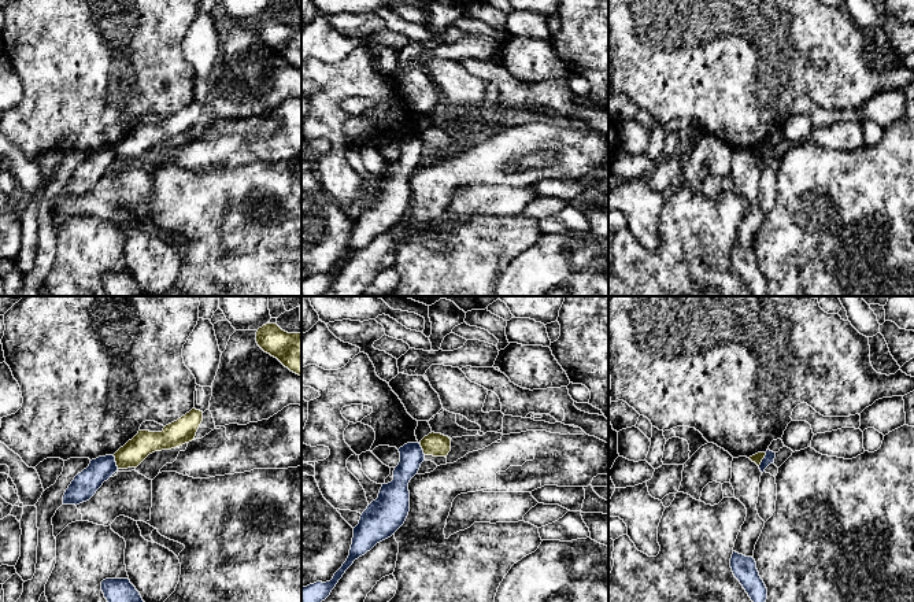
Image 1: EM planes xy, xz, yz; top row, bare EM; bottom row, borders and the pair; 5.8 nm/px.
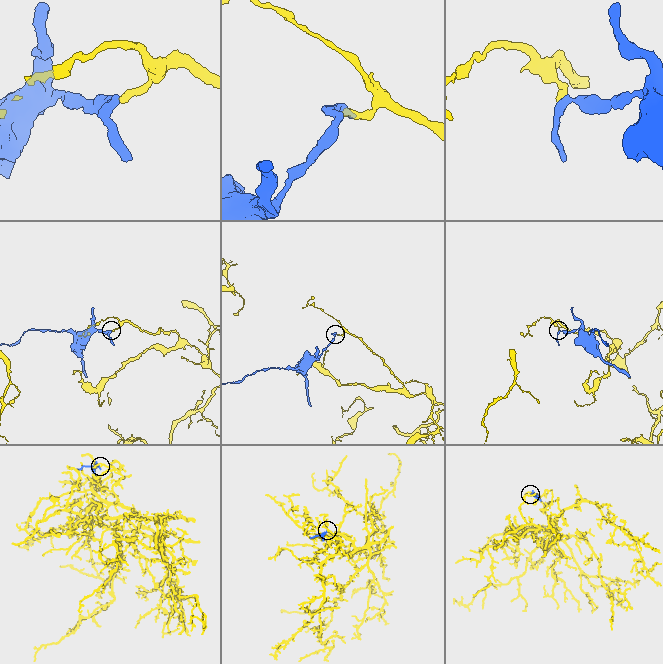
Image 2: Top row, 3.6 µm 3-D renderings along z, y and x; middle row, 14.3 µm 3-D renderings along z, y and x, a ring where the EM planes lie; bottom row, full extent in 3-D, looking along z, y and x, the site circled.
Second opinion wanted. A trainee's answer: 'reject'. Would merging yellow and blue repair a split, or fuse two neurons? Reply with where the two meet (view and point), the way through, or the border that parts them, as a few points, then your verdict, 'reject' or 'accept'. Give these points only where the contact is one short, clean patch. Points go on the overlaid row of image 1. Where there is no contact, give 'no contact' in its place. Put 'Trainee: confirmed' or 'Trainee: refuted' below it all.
contact xy (115, 461); border xy (113, 455), (118, 468); reject
Trainee: confirmed

